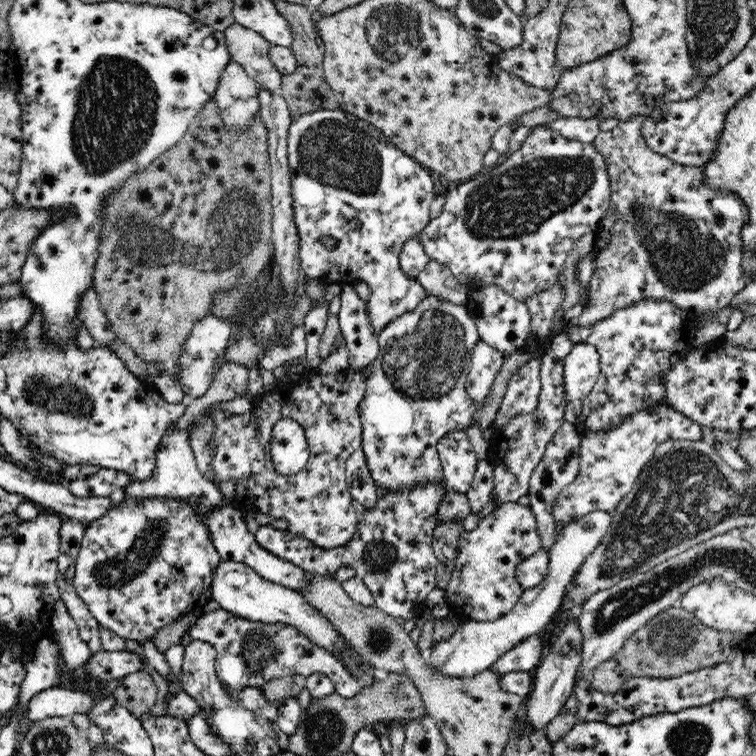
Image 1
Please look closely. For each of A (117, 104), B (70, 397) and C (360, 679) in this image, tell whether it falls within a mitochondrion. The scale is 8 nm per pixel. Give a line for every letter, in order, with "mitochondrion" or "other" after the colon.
A: mitochondrion
B: mitochondrion
C: other

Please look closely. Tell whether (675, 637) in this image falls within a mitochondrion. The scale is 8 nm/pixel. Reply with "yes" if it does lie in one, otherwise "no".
yes

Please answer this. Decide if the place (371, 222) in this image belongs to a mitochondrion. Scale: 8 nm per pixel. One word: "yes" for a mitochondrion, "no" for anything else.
no

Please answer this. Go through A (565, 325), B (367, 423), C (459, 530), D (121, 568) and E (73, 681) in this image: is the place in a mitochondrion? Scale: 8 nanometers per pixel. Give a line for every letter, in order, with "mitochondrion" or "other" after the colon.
A: other
B: other
C: other
D: mitochondrion
E: other

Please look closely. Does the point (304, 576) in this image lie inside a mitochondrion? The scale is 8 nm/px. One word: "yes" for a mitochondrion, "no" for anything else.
no

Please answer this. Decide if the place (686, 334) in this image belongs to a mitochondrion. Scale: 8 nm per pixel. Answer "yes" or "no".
no

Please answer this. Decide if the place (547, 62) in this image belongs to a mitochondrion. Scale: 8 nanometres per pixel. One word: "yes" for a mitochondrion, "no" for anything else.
no

